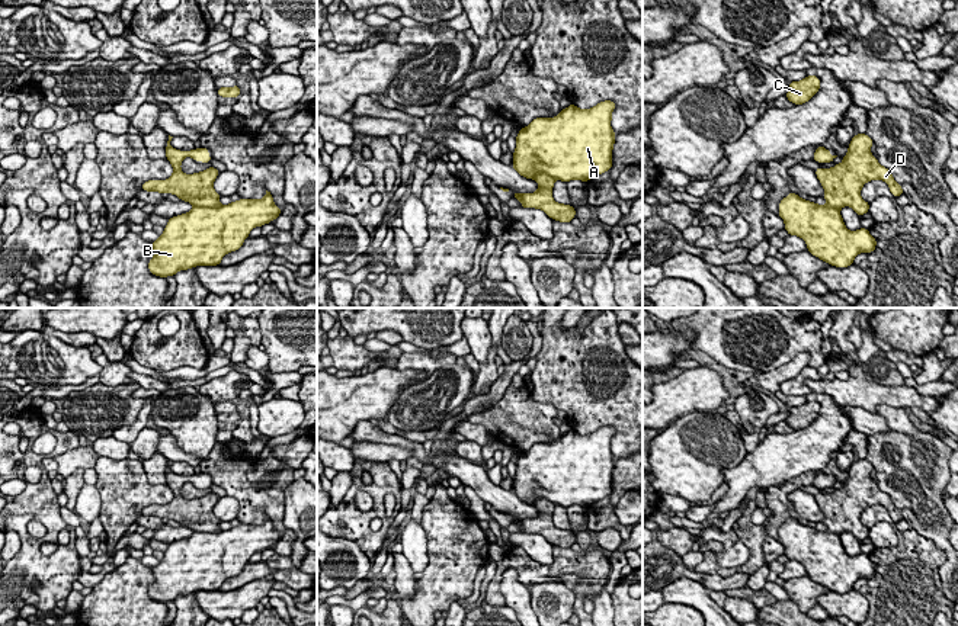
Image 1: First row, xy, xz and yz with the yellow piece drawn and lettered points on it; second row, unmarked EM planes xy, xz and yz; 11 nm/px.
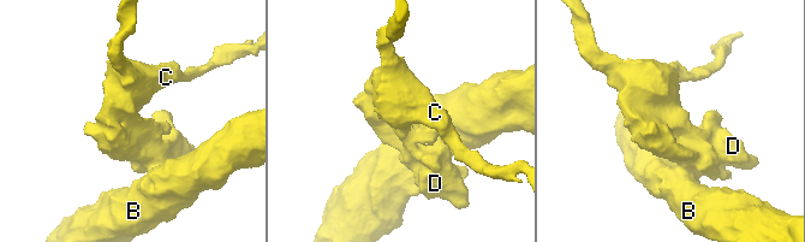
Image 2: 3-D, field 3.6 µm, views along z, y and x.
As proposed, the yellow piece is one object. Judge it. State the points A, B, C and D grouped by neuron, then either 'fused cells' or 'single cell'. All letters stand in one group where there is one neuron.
A B / C D | fused cells

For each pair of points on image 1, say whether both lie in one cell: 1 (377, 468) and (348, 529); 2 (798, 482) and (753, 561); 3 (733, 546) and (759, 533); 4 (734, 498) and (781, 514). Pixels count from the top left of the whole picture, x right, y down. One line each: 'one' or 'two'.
1: one
2: one
3: two
4: two

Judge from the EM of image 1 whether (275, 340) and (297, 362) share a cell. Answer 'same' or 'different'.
same

